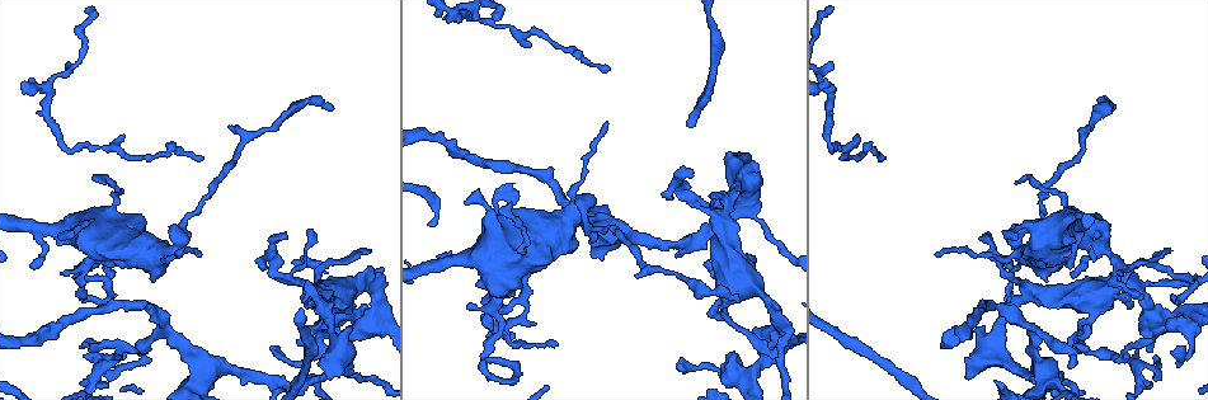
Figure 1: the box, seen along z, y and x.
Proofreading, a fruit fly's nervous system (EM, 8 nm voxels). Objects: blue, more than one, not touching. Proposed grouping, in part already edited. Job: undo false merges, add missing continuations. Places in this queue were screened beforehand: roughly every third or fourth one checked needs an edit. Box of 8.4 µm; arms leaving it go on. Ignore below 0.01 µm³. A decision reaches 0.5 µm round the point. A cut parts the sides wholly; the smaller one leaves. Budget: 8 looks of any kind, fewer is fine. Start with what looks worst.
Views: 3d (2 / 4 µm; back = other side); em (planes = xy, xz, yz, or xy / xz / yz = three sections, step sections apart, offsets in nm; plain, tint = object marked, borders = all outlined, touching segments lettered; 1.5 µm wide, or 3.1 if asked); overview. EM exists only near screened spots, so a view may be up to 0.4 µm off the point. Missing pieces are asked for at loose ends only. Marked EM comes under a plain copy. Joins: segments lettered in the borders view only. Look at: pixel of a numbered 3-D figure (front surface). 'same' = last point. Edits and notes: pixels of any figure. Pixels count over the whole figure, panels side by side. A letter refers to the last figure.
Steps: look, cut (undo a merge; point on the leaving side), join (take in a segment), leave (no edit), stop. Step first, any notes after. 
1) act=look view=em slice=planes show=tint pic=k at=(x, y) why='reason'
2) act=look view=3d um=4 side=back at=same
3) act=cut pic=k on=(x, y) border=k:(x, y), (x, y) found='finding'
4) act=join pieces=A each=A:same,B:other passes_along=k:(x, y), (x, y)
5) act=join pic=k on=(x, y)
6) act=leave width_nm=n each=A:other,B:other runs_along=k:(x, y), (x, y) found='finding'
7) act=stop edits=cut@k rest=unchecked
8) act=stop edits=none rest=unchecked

act=look view=em slice=planes show=tint pic=1 at=(375, 289) why='small branch off a trunk'

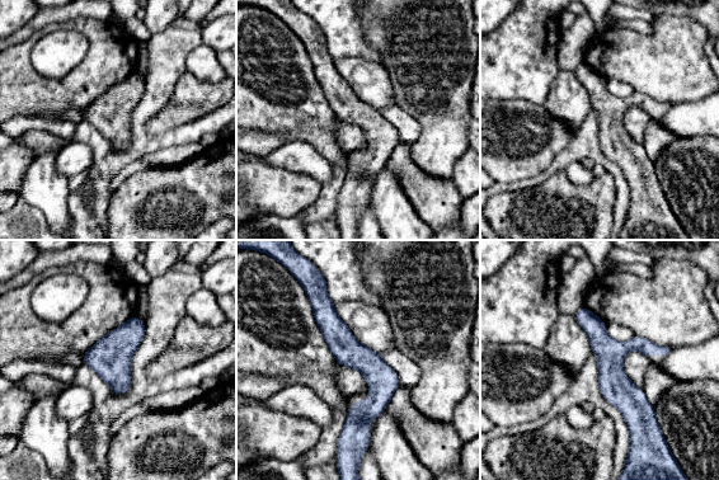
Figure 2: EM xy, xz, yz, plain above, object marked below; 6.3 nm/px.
act=look view=em slice=planes show=borders at=same

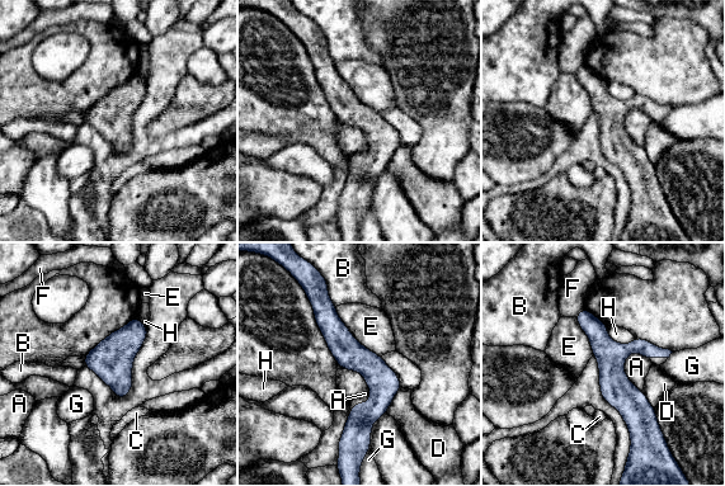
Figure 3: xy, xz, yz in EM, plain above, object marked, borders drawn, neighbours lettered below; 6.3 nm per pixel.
act=leave longest_contact=E:440nm each=A:other,B:other,C:other,D:other,E:other,F:other,G:other,H:other border=3:(606, 326), (616, 343), (634, 340) found='continuous, no second neuron'

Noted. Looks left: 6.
act=look view=em slice=yz step=8 show=borders pic=1 at=(509, 204) why='thin end'

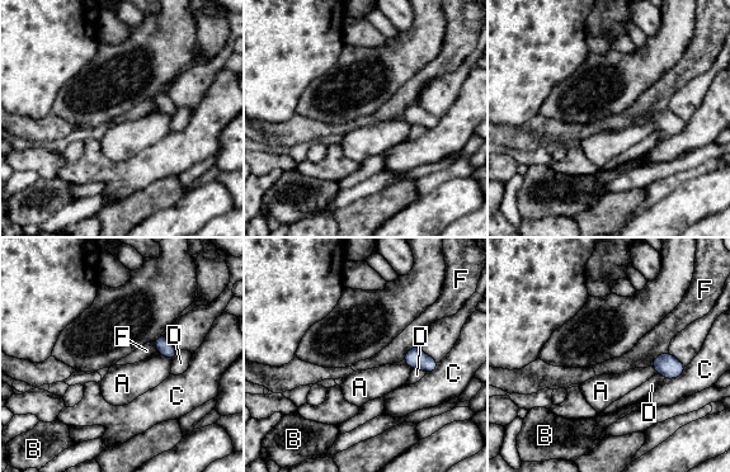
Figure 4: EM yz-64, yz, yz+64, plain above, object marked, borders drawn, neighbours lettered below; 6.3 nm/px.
act=leave longest_contact=C:160nm each=A:other,B:other,C:other,D:other,F:other border=4:(158, 350), (172, 360) found='none of them fits'

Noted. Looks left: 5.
act=look view=em slice=planes show=borders pic=1 at=(1159, 360) why='tapers out'

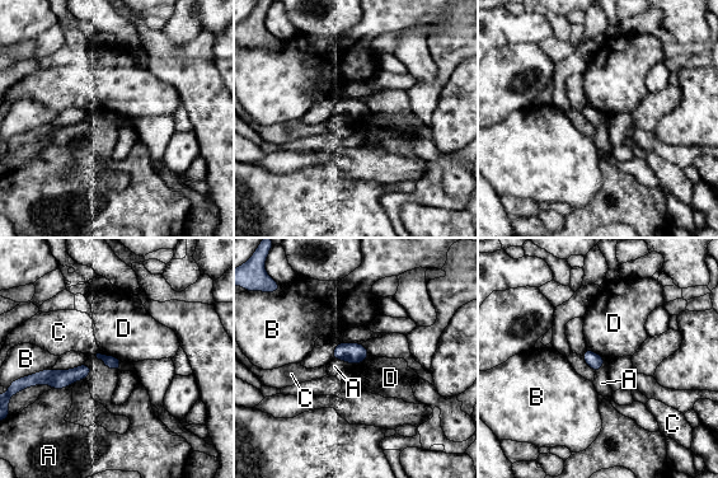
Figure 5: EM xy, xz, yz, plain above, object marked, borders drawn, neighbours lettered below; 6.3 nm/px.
act=leave each=A:other,B:other,C:other,D:other border=5:(99, 352), (122, 361) found='no lettered segment goes on from it'

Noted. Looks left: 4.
act=stop edits=none rest=unchecked

